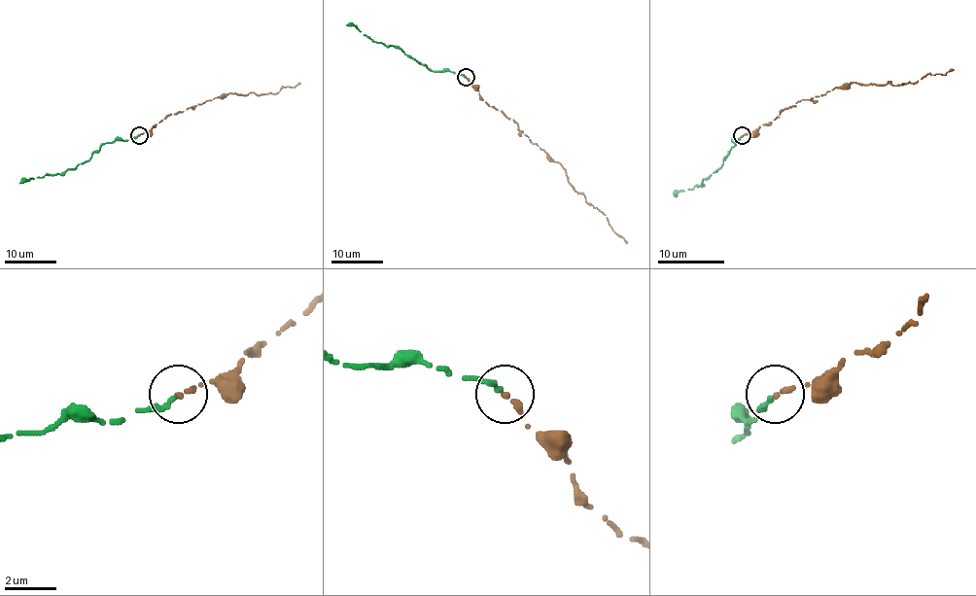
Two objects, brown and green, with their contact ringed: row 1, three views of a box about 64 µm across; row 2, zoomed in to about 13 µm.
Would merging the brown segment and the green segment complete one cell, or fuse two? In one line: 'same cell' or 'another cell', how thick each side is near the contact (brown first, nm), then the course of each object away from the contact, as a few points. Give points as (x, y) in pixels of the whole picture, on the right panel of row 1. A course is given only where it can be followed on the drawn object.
same cell | 240/220 nm | brown via (742, 135), (770, 124), (798, 101), (850, 83), (889, 81), (899, 86), (953, 69) | green via (742, 135), (733, 142), (723, 164), (702, 181), (702, 186), (679, 191), (676, 197)

